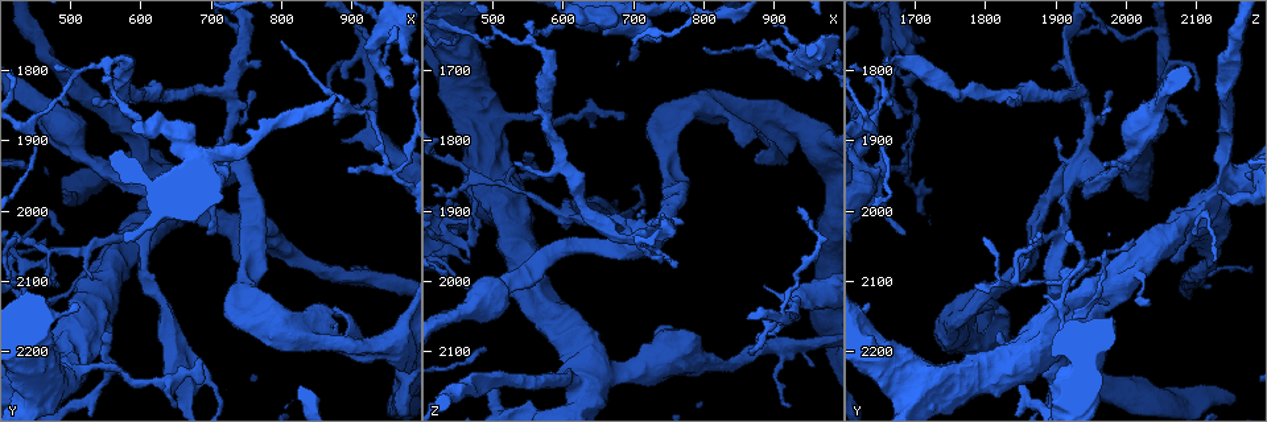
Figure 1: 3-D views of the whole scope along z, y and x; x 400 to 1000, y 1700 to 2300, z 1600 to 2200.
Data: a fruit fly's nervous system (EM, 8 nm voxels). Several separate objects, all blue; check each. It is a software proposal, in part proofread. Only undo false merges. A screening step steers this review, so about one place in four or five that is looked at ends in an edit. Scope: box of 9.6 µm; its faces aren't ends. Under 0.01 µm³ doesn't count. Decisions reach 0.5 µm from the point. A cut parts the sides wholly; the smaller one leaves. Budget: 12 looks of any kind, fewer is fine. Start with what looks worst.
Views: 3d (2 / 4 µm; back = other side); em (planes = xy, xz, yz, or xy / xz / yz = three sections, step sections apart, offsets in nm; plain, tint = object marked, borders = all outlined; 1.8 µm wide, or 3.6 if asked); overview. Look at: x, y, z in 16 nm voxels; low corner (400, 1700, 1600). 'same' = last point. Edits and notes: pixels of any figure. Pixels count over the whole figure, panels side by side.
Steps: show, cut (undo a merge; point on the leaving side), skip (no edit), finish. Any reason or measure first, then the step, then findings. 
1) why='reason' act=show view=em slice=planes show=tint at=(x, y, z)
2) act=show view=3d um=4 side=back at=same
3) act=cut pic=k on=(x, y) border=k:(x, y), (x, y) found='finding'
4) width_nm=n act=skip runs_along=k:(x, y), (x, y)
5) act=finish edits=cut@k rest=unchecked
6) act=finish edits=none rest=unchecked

why='arms part here' act=show view=em slice=planes show=tint at=(925, 1845, 2040)

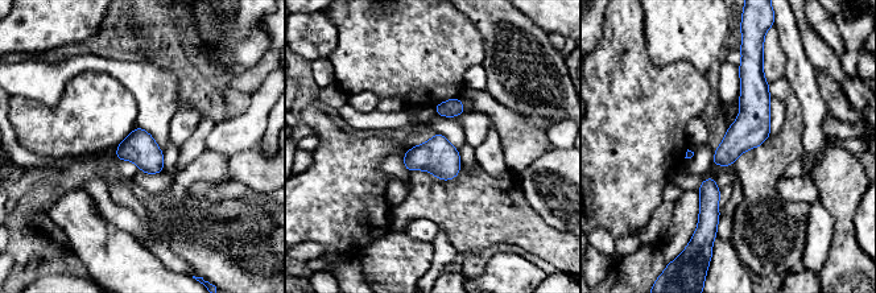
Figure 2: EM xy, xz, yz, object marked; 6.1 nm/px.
act=skip found='continuous, no second neuron'

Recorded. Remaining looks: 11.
why='a fork' act=show view=em slice=planes show=tint at=(710, 1830, 1935)

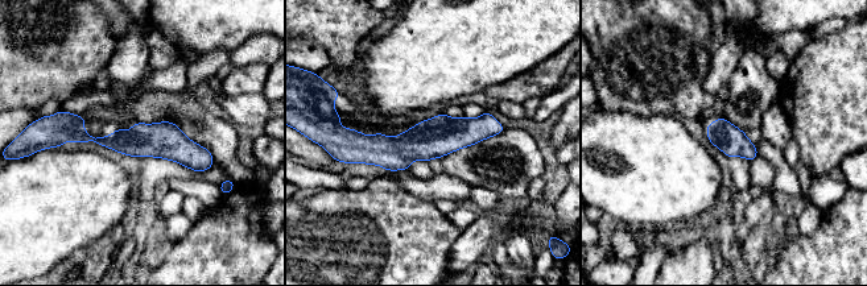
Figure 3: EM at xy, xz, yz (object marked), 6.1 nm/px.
act=skip runs_along=3:(58, 132), (168, 141), (210, 161) found='all the same neuron'

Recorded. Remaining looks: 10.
act=show view=em um=3.6 slice=xy step=8 show=tint at=(505, 2225, 1770)

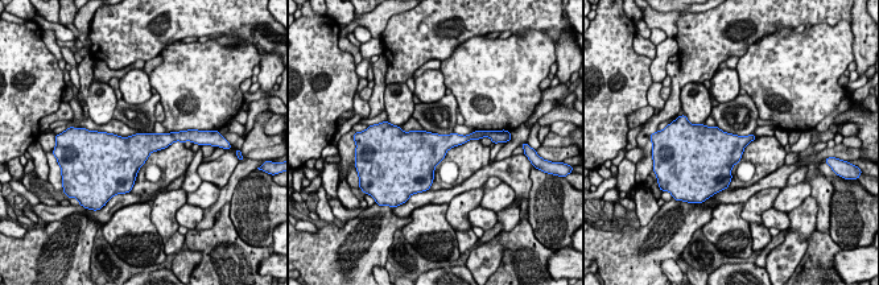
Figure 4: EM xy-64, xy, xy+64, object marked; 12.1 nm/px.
act=show view=em um=3.6 slice=planes show=tint at=same

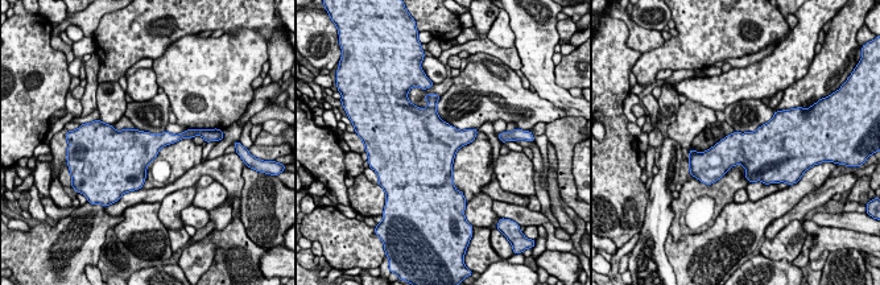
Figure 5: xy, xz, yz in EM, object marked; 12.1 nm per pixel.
act=skip found='all the same neuron'

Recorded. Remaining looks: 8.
why='branch point' act=show view=3d um=4 at=(555, 1800, 1655)

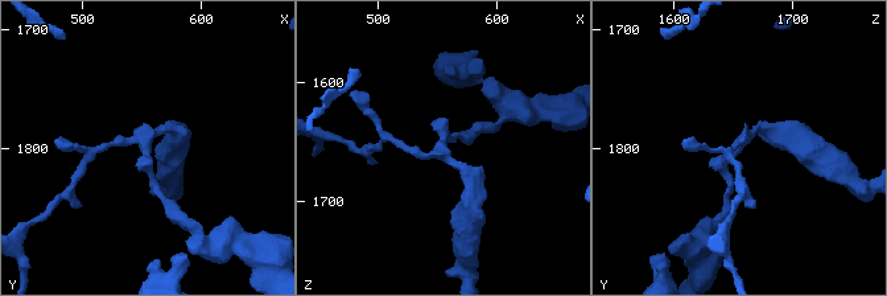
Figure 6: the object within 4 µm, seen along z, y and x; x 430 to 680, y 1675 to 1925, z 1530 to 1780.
act=show view=em um=3.6 slice=planes show=plain at=(554, 1796, 1650)

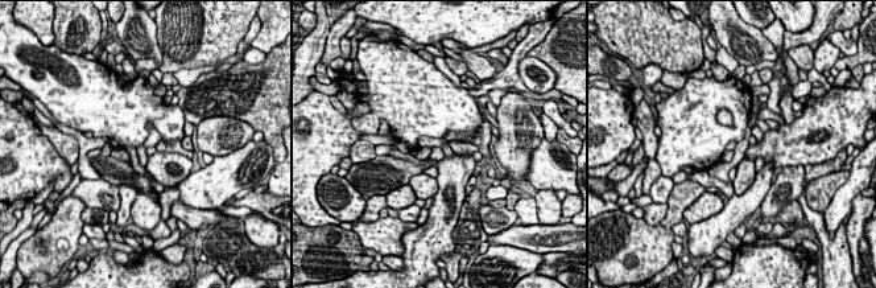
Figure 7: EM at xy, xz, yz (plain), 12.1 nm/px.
act=show view=em um=3.6 slice=planes show=tint at=same

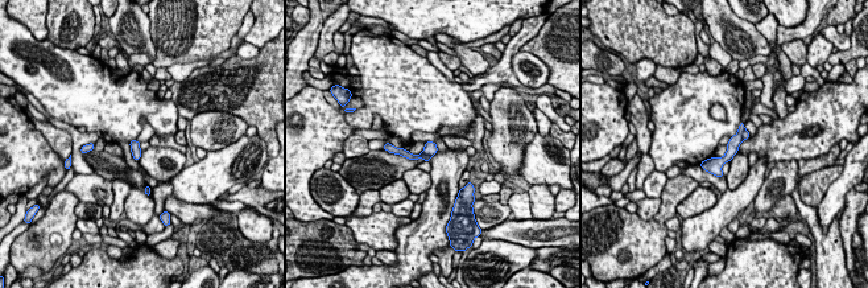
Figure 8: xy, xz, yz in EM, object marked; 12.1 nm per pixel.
act=cut pic=8 on=(745, 135) border=8:(744, 128), (742, 139) found='a second neuron is stuck on'

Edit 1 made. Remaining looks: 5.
act=show view=overview

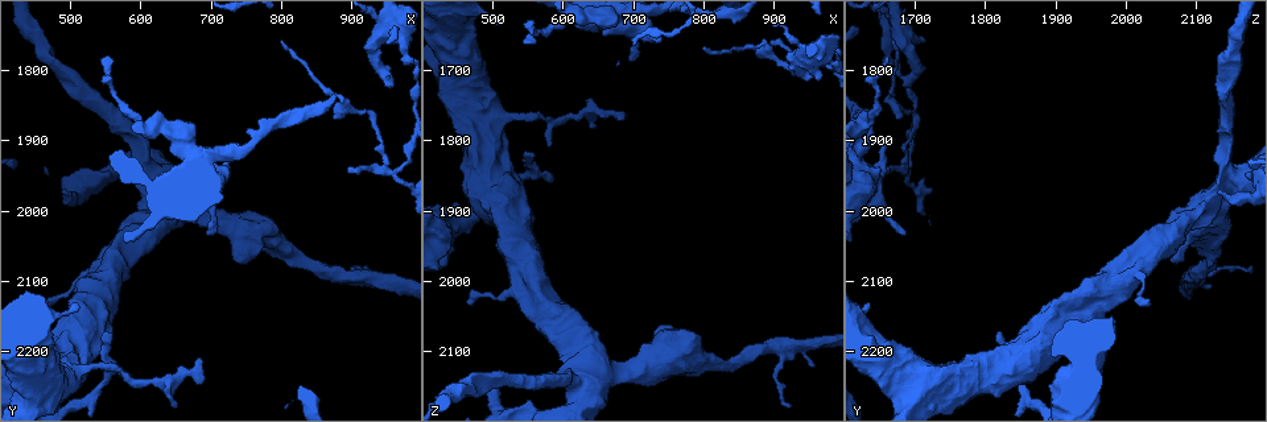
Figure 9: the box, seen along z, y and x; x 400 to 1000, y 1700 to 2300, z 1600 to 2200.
why='narrows sharply' act=show view=3d um=4 at=(960, 1940, 1685)

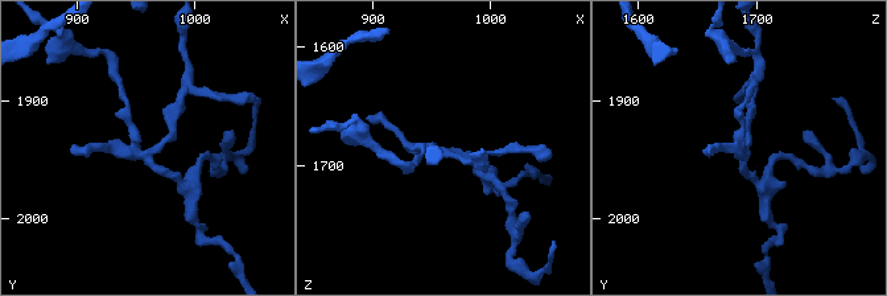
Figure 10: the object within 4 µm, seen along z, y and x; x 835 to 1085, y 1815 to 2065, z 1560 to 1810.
act=show view=em slice=planes show=tint at=(964, 1942, 1686)

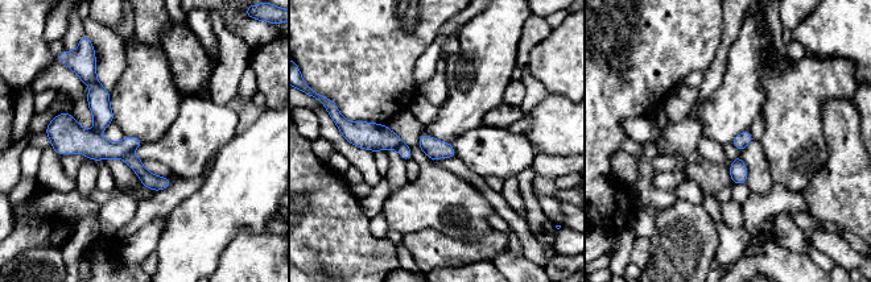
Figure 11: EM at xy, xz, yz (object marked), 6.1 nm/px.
width_nm=90 act=cut pic=11 on=(405, 152) found='a second neuron is stuck on'

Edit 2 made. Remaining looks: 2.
act=finish edits=cut@8,cut@11 rest=unchecked

